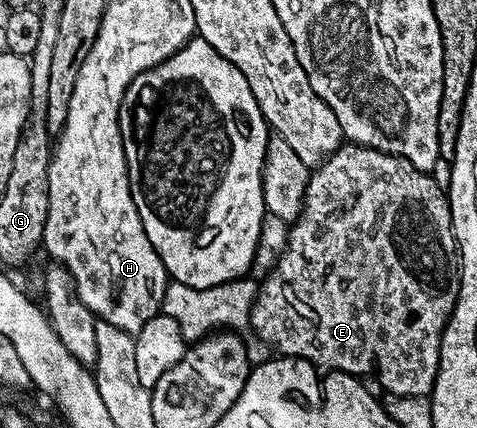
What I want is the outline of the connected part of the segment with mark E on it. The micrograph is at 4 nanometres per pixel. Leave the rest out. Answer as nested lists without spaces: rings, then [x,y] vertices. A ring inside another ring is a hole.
[[[343,144],[329,154],[327,158],[321,162],[319,166],[313,167],[310,183],[306,189],[306,195],[302,201],[302,211],[298,219],[289,227],[290,235],[286,238],[286,251],[278,258],[278,263],[270,270],[270,275],[266,279],[261,279],[258,292],[254,296],[254,305],[250,308],[250,316],[248,319],[249,329],[255,330],[256,338],[262,342],[266,342],[271,351],[277,352],[279,355],[287,358],[305,358],[306,361],[314,363],[315,366],[326,372],[337,372],[339,374],[353,374],[355,376],[363,376],[367,374],[370,378],[375,378],[386,394],[395,394],[396,396],[416,396],[417,398],[426,398],[434,391],[434,381],[436,380],[436,372],[438,371],[438,361],[440,360],[440,340],[444,336],[444,328],[448,324],[448,320],[452,316],[452,308],[456,304],[456,296],[460,292],[460,276],[458,275],[458,247],[454,244],[452,236],[452,220],[450,219],[450,209],[448,208],[448,200],[446,199],[446,191],[434,179],[433,173],[416,168],[408,160],[397,158],[394,154],[385,154],[371,146],[360,146],[357,144]]]

